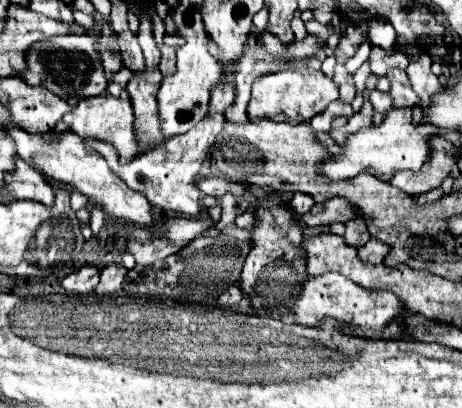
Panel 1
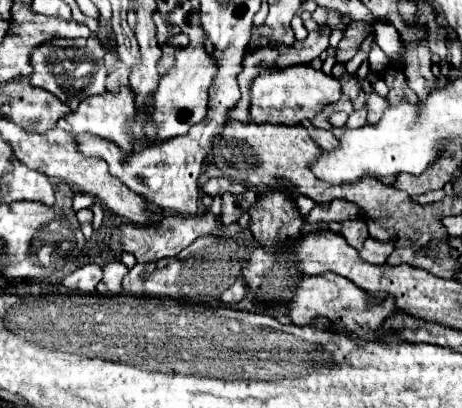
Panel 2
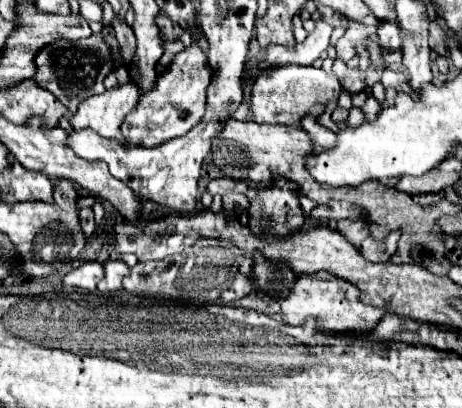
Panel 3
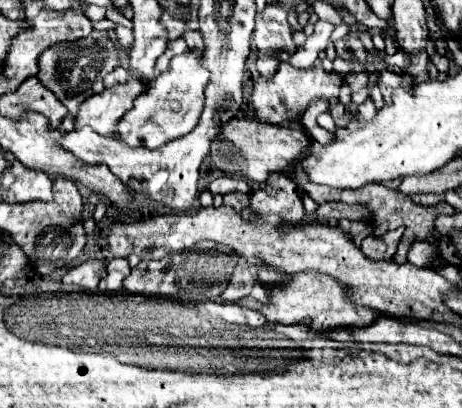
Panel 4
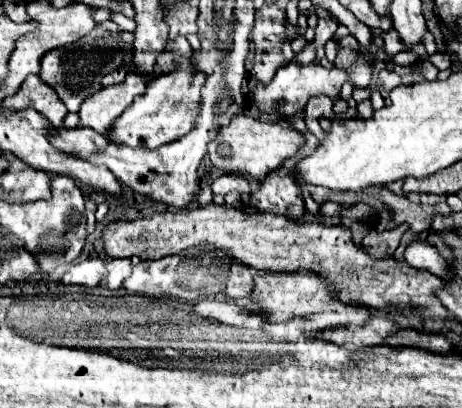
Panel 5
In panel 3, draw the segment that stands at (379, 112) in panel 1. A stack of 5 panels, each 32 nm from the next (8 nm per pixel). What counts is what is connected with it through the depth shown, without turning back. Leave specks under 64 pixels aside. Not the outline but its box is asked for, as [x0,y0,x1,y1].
[362,96,384,122]

